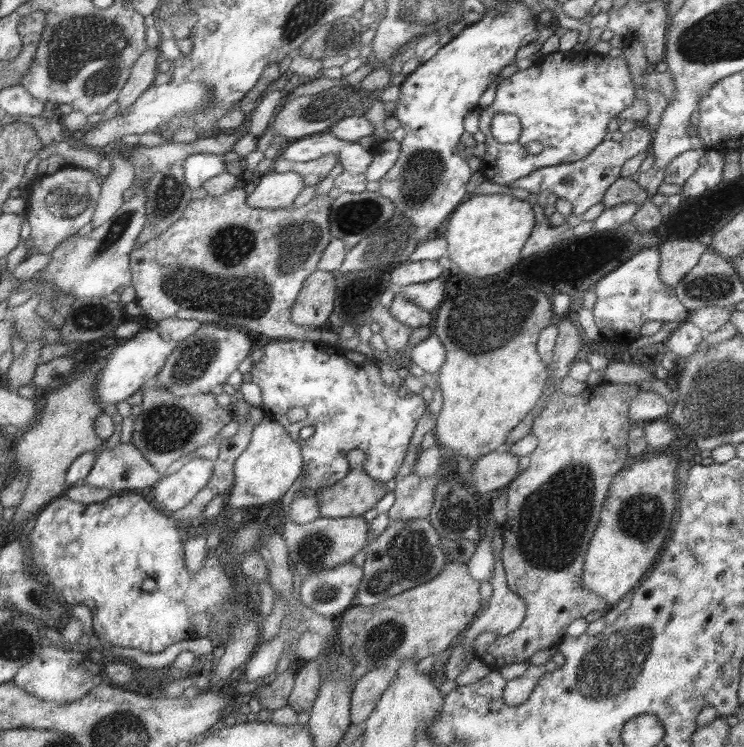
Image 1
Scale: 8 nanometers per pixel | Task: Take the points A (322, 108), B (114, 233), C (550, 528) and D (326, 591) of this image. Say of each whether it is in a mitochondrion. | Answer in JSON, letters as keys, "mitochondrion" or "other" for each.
{"A":"mitochondrion","B":"mitochondrion","C":"mitochondrion","D":"mitochondrion"}

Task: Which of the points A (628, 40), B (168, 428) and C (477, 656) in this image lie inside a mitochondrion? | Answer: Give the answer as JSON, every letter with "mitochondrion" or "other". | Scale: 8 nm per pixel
{"A":"other","B":"mitochondrion","C":"other"}

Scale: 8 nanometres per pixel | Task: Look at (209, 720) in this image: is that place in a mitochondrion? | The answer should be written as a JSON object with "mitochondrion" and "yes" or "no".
{"mitochondrion":"no"}

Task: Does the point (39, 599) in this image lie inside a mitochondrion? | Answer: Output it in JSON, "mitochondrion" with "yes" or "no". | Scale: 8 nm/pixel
{"mitochondrion":"yes"}

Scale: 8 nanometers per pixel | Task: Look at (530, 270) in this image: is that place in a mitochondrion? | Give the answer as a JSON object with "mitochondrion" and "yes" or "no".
{"mitochondrion":"no"}

